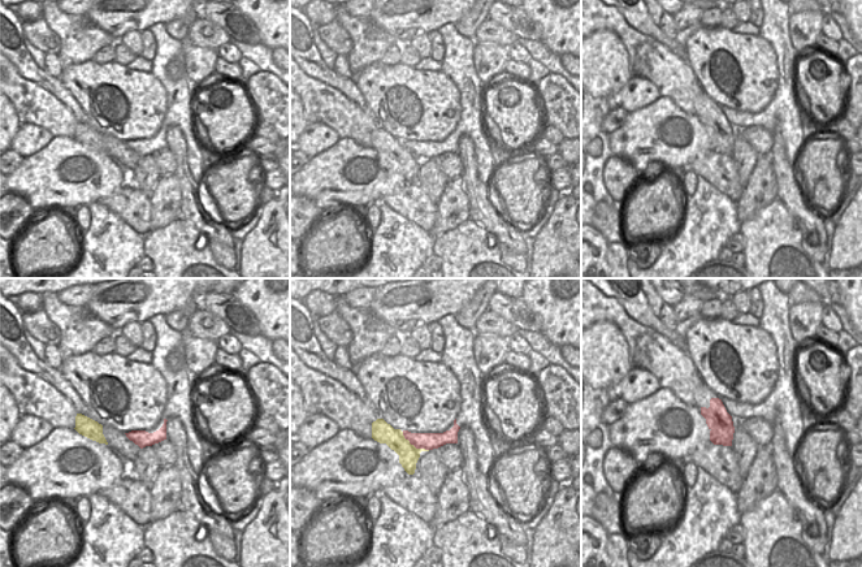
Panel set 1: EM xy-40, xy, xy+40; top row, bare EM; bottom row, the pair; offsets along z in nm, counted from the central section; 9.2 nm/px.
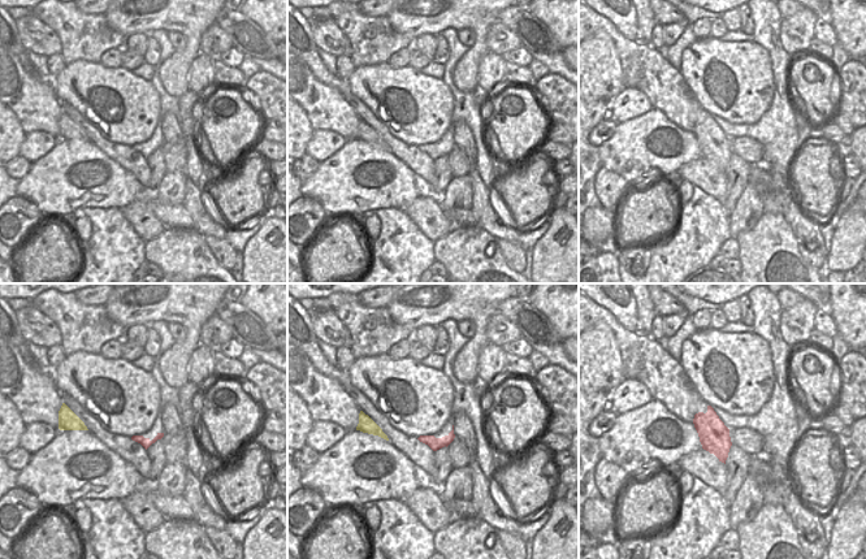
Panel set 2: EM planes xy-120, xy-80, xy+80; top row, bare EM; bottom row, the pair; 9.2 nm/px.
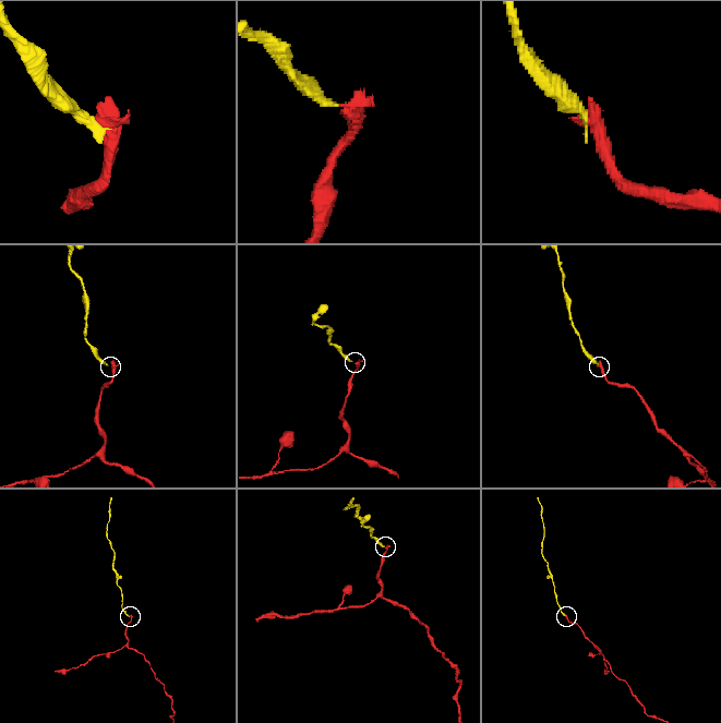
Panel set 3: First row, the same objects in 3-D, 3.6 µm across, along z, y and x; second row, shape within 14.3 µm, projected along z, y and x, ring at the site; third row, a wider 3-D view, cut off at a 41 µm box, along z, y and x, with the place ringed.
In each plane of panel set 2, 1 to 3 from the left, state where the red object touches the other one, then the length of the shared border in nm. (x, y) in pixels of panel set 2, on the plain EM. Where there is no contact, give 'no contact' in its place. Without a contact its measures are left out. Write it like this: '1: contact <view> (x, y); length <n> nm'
1: no contact
2: no contact
3: no contact

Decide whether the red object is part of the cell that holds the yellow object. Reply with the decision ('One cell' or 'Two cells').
One cell

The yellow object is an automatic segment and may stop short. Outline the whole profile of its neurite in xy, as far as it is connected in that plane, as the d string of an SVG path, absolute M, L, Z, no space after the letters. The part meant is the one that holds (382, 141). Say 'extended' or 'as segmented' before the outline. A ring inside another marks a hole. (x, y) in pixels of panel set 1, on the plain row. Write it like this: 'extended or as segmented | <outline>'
extended | M384 127L372 131L372 147L386 152L399 164L399 172L408 183L413 183L421 160L438 157L446 152L458 152L460 135L454 129L454 135L443 142L411 142L394 138Z

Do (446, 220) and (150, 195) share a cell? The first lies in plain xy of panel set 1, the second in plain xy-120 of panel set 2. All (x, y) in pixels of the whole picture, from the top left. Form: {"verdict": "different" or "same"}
{"verdict": "different"}

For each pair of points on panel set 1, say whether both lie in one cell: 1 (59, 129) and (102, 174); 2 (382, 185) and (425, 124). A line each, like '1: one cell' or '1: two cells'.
1: one cell
2: two cells

